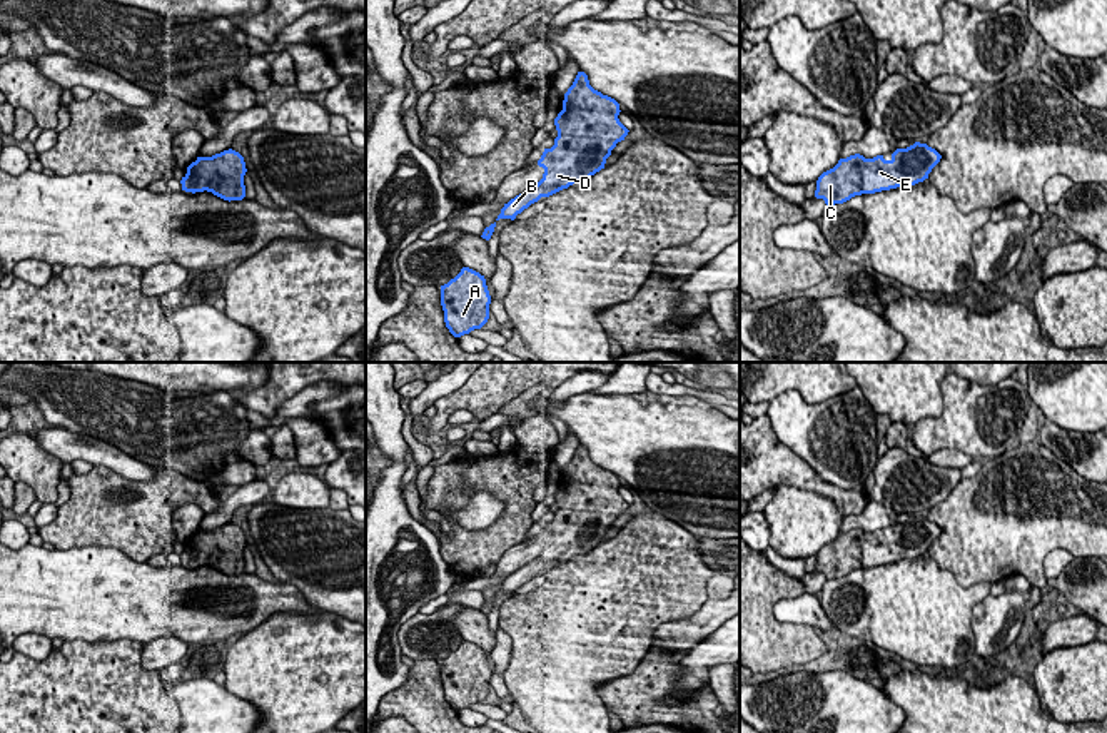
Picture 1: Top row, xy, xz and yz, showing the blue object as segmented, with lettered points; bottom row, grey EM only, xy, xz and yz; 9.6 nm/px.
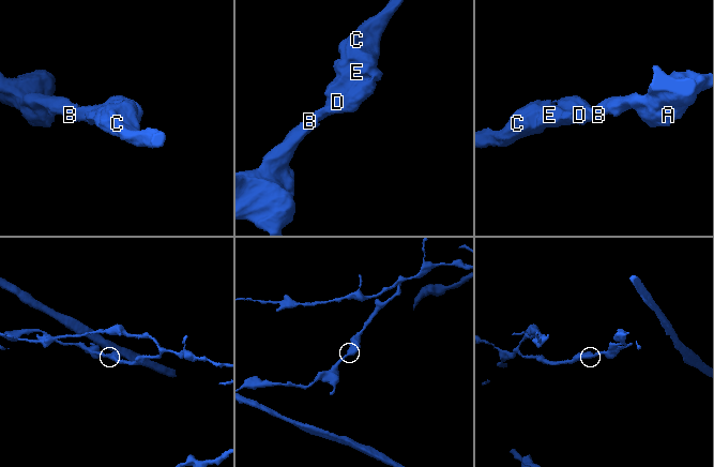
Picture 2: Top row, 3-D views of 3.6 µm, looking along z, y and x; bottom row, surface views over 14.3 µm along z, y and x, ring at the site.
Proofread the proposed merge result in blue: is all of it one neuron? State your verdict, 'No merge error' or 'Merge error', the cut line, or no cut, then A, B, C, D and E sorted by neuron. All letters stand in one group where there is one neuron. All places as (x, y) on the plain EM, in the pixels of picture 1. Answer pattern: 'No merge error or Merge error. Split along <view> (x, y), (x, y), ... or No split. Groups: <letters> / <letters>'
No merge error. No split. Groups: A B C D E

